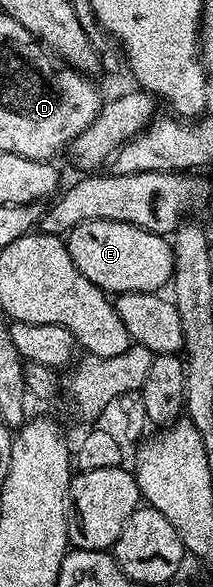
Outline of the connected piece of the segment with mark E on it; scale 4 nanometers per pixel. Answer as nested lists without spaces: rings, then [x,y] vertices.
[[[89,220],[77,224],[65,238],[69,256],[81,275],[108,295],[129,292],[153,294],[170,283],[175,272],[175,252],[164,235],[151,234],[133,224],[113,220]]]

